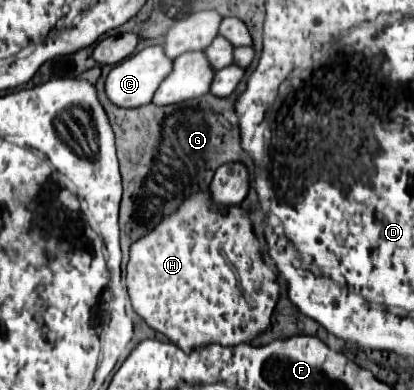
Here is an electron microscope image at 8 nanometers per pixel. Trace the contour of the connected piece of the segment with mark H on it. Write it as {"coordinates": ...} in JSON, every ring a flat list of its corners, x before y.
{"coordinates":[[197,193,173,215,165,217,161,225,131,245,127,289,133,309,185,353,207,343,237,345,251,341,269,327,269,317,279,297,279,283,273,269,261,261,259,241,253,231,249,231,247,223,251,221,241,207,231,207,227,215,219,215,209,209,209,193]]}

